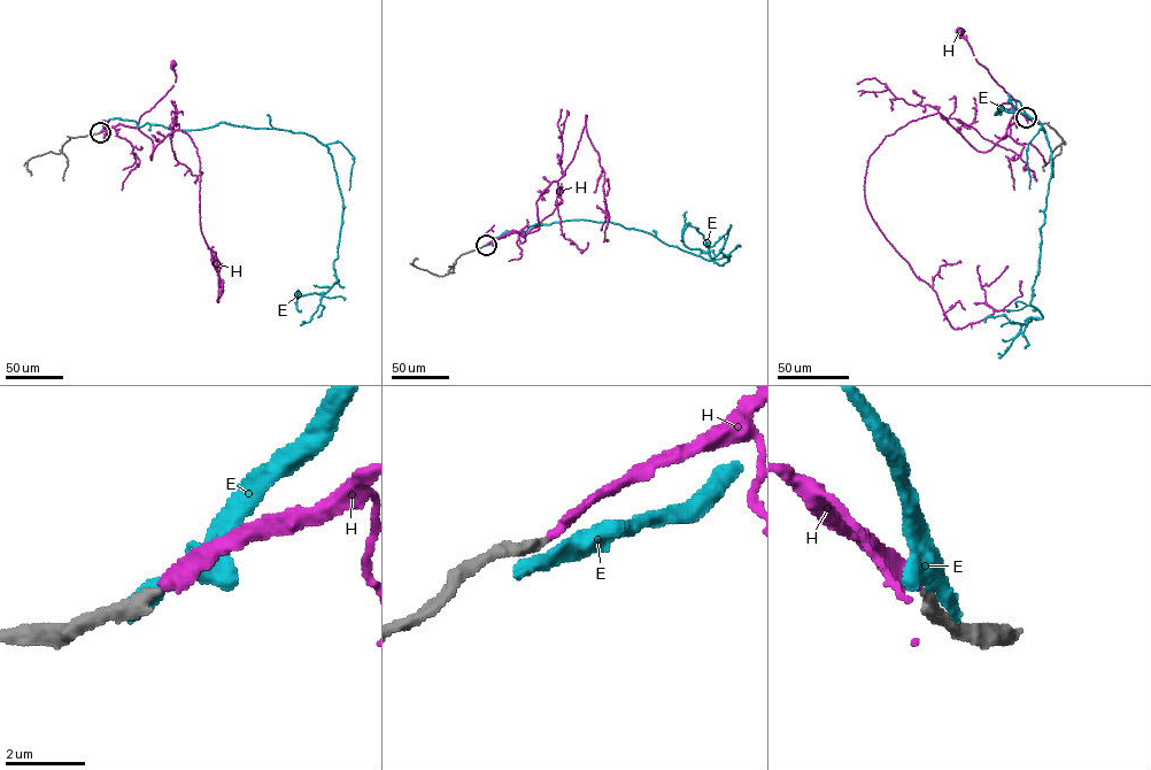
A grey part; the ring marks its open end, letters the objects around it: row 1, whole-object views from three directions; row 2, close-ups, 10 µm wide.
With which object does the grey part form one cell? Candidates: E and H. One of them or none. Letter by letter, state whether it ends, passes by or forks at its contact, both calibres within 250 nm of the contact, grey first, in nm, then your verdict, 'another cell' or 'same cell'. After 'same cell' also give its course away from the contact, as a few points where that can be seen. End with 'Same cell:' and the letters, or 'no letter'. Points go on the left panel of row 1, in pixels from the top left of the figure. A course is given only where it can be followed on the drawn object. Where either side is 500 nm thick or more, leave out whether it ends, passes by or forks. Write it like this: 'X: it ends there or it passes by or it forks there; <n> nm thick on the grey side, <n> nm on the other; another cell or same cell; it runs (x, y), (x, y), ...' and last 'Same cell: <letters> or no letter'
E: it ends there; 420 nm thick on the grey side, 480 nm on the other; another cell
H: it ends there; 320 nm thick on the grey side, 300 nm on the other; same cell; it runs (100, 132), (120, 124), (136, 128), (139, 118), (175, 82), (172, 63)
Same cell: H

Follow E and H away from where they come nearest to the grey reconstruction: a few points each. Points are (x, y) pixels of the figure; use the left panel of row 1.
E: (99, 132), (109, 118), (176, 130), (225, 122), (326, 146), (342, 200), (337, 282), (300, 297)
H: (100, 132), (120, 124), (136, 128), (139, 118), (175, 82), (172, 63)

